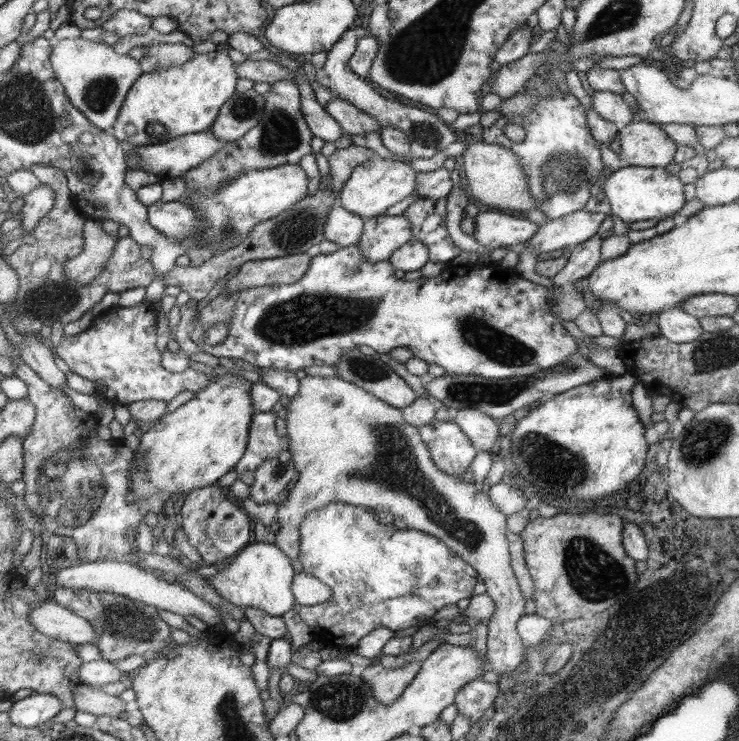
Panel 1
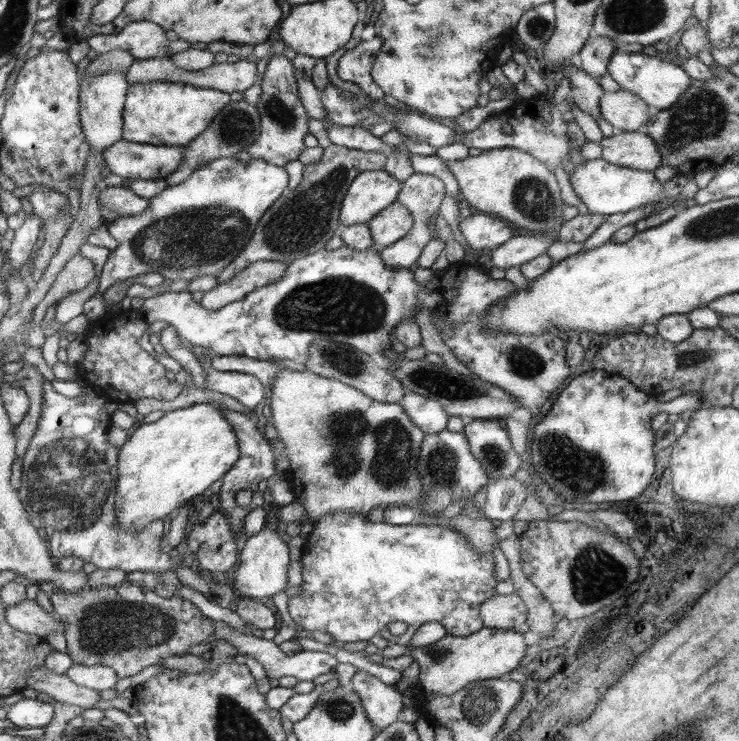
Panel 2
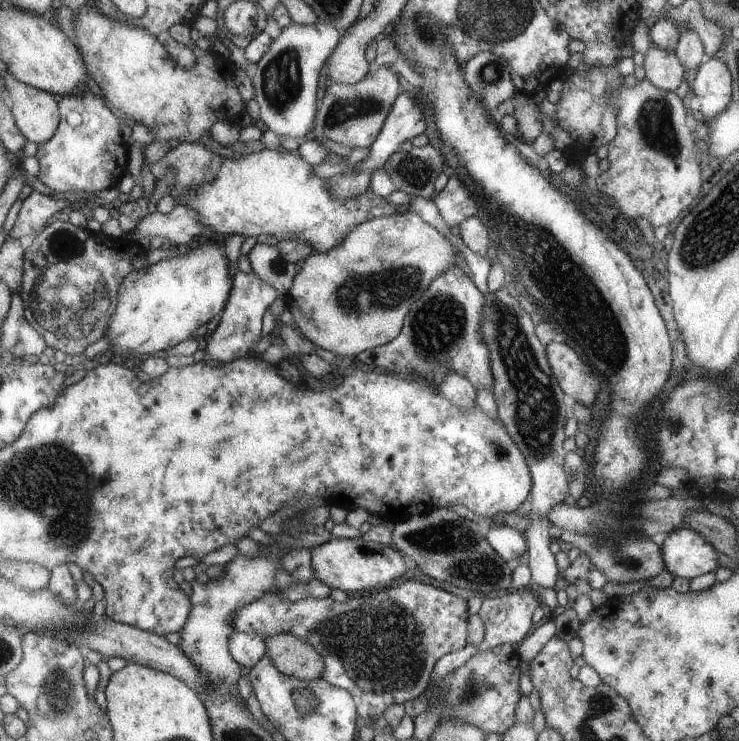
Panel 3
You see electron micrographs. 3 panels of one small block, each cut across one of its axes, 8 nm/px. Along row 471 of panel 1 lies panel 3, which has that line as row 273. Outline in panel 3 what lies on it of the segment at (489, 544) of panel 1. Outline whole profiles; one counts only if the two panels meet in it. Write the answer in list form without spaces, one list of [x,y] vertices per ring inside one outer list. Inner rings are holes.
[[[410,209],[406,210],[406,212],[396,212],[394,215],[388,217],[372,218],[357,225],[346,238],[344,238],[344,242],[341,246],[336,245],[326,253],[312,252],[310,256],[306,258],[302,270],[300,270],[293,279],[293,284],[288,290],[287,308],[290,309],[294,316],[298,330],[300,330],[303,336],[307,340],[310,340],[314,346],[320,346],[327,351],[334,352],[338,358],[340,356],[353,356],[357,358],[361,353],[373,348],[378,348],[399,337],[403,331],[403,325],[407,319],[407,315],[410,313],[411,306],[423,297],[424,292],[426,292],[431,286],[431,283],[435,281],[440,274],[443,274],[450,266],[454,265],[456,259],[454,249],[457,250],[434,226],[424,222],[416,212]]]

